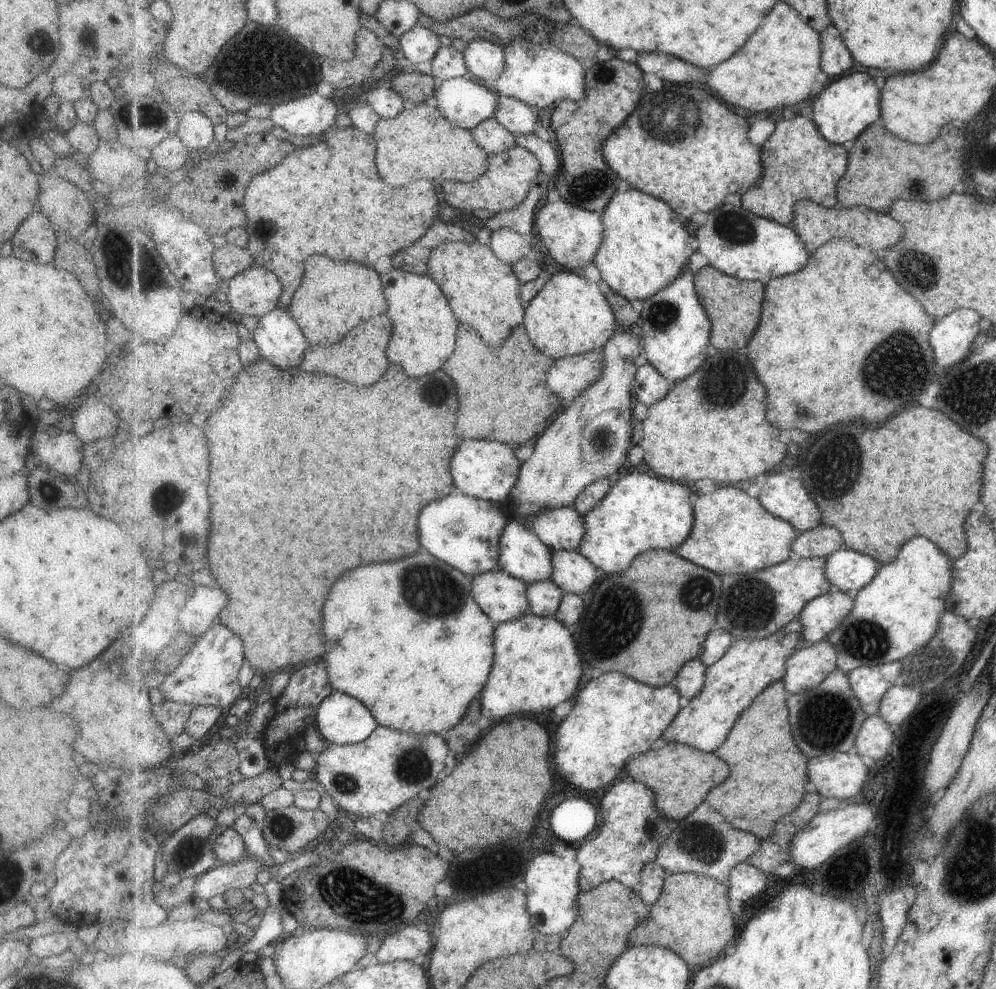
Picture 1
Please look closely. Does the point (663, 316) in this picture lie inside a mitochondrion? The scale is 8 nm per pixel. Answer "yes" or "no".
yes

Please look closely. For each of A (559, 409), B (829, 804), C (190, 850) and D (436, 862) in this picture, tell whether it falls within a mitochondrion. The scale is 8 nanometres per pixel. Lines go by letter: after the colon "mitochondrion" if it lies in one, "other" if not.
A: other
B: other
C: mitochondrion
D: other

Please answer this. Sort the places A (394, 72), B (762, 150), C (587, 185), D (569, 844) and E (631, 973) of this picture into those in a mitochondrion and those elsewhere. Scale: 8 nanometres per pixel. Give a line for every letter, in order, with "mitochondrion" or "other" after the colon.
A: other
B: other
C: mitochondrion
D: other
E: other

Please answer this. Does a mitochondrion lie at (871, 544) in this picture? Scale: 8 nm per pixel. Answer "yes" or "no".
no

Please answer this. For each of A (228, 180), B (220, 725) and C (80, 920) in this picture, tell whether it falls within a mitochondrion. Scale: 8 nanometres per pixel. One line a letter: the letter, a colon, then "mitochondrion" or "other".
A: other
B: other
C: other

